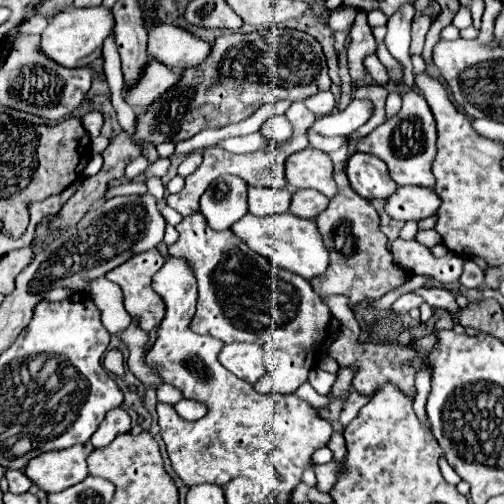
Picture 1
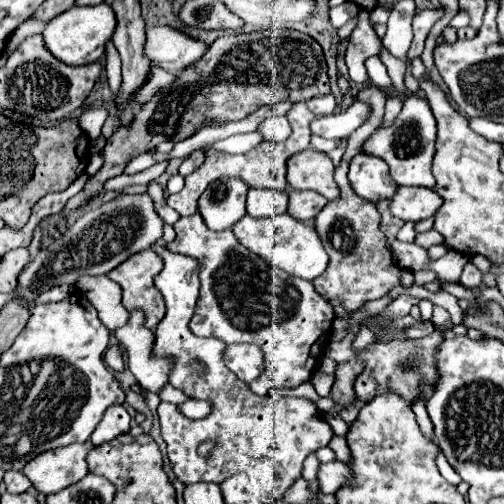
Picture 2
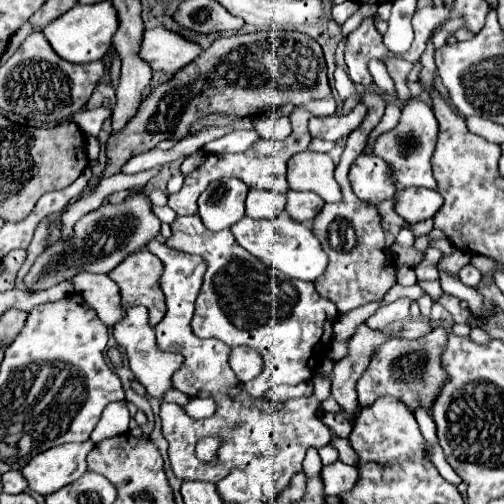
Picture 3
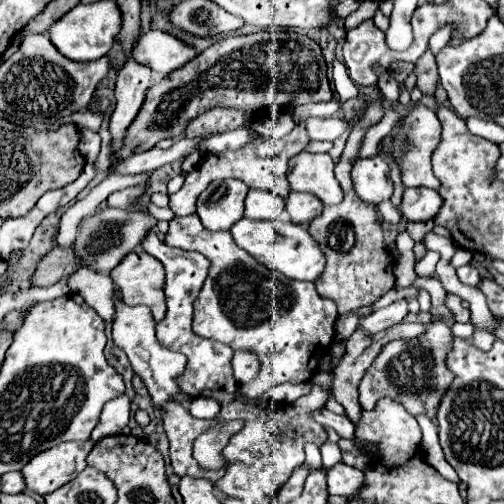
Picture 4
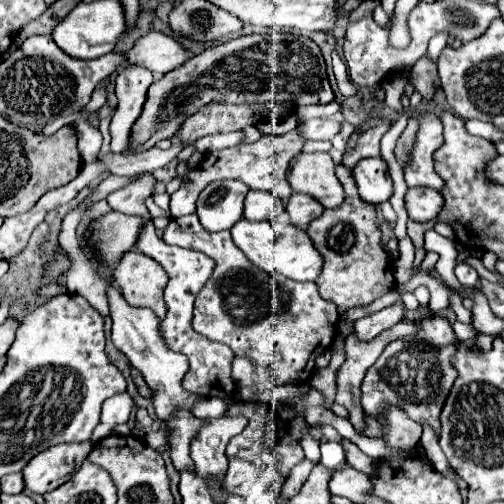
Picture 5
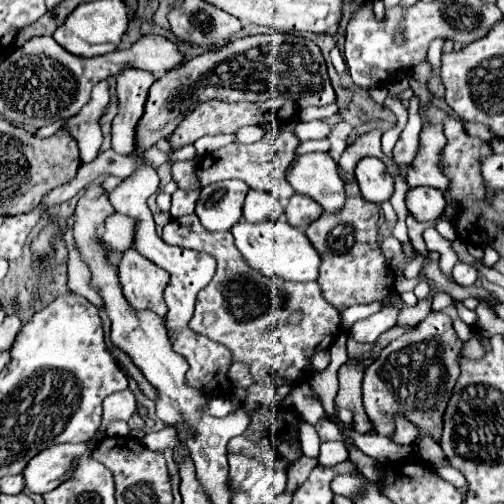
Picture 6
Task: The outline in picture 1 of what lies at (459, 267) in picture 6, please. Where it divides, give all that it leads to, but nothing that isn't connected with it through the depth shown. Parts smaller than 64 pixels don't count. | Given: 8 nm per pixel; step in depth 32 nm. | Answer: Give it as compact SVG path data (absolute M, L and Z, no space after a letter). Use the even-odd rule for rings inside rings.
M470 258L464 262L460 284L464 288L482 288L484 286L484 270Z

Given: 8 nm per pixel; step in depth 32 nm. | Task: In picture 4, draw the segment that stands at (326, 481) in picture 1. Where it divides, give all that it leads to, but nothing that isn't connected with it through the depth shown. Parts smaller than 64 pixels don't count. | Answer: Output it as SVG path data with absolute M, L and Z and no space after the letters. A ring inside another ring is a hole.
M346 464L328 468L326 476L328 476L328 494L340 494L340 496L354 499L365 480L362 470L350 468Z

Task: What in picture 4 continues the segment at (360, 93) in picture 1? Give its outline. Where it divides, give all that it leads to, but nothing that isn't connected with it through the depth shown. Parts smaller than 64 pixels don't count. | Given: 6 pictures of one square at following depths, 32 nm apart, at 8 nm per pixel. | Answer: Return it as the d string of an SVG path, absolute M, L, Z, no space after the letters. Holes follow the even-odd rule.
M380 98L366 102L364 118L352 128L352 132L348 136L348 142L346 142L346 148L342 152L342 158L336 164L336 180L340 182L340 186L344 190L344 202L334 204L334 206L324 206L322 214L318 218L314 218L310 228L308 228L310 234L318 240L322 252L328 258L326 270L316 280L318 294L322 298L334 300L336 306L338 306L338 312L342 316L348 314L350 310L356 310L360 306L376 302L380 296L384 296L396 284L394 258L392 258L390 250L384 244L384 236L382 236L376 206L368 204L368 202L362 202L354 194L352 180L350 180L352 160L358 156L358 150L362 146L362 138L368 132L368 128L372 128L374 124L380 122L382 116L384 116L384 102Z

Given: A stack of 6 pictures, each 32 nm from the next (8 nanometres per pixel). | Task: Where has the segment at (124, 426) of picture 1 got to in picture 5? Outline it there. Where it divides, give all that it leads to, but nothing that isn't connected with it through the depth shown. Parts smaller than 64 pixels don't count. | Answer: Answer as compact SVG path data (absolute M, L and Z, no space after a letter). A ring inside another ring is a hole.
M126 392L106 400L104 406L102 406L100 424L96 426L96 430L92 434L92 442L98 442L98 440L114 434L114 428L118 424L126 424L128 418L130 418L130 412L132 412L132 404L134 402L132 402L132 398Z

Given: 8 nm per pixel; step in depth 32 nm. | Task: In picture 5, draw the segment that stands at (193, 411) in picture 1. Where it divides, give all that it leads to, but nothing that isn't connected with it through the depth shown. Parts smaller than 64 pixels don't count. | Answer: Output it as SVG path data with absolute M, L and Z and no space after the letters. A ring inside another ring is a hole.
M200 398L192 406L192 414L196 418L220 418L226 410L226 402L220 398Z

